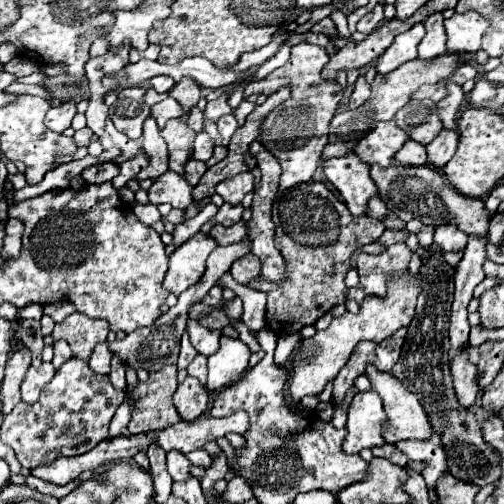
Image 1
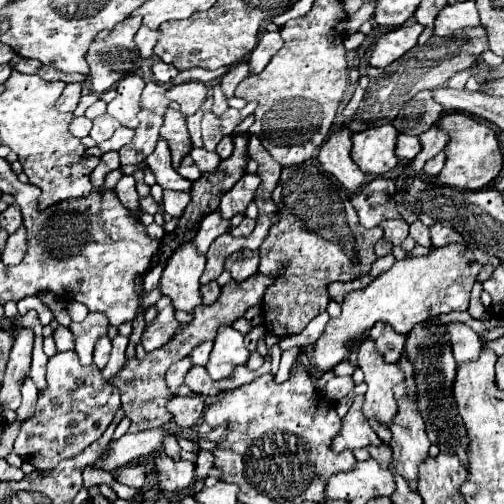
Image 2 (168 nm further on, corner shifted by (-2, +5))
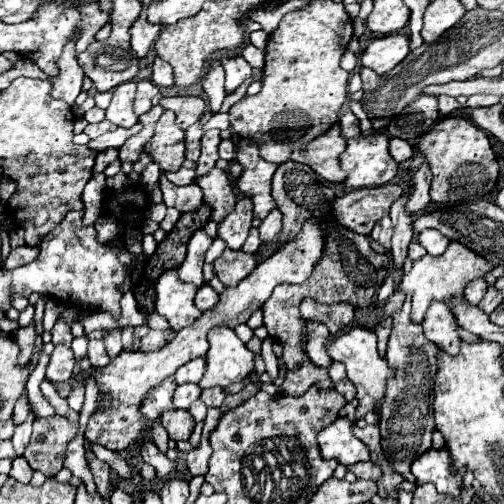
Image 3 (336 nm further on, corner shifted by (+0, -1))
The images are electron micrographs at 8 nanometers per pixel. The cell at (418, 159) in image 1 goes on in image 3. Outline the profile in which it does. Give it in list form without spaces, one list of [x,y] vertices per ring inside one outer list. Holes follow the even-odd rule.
[[[392,138],[392,140],[390,140],[390,156],[392,156],[398,164],[404,164],[404,162],[408,162],[408,160],[414,156],[414,148],[412,148],[406,140]]]

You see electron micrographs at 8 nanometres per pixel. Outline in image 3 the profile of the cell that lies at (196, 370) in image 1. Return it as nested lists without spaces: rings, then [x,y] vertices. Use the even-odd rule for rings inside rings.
[[[180,384],[176,388],[176,394],[174,394],[174,408],[182,408],[182,410],[188,410],[188,406],[200,398],[202,394],[202,388],[198,384]]]

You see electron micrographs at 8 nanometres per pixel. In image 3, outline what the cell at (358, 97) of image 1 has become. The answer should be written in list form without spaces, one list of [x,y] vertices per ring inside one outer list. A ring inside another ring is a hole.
[[[350,110],[340,116],[340,128],[342,128],[344,138],[358,138],[360,136],[360,122]]]

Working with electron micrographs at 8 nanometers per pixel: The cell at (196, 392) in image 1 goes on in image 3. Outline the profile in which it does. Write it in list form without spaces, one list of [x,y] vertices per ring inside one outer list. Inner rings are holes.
[[[168,410],[160,416],[162,426],[166,428],[168,436],[172,440],[188,440],[194,430],[194,418],[188,410]]]

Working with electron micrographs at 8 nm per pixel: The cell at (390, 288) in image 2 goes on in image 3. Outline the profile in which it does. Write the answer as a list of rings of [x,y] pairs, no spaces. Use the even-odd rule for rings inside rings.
[[[452,242],[444,254],[440,254],[440,256],[426,254],[420,260],[416,260],[412,270],[402,276],[402,282],[398,284],[394,294],[388,298],[388,302],[384,306],[374,308],[376,318],[392,318],[396,312],[402,310],[404,298],[410,294],[412,296],[412,316],[410,318],[412,318],[412,322],[420,324],[424,320],[424,314],[426,314],[428,306],[432,304],[432,300],[438,300],[438,302],[444,302],[444,304],[448,300],[462,300],[464,286],[474,278],[484,278],[492,268],[494,266],[490,262],[482,260],[482,256],[466,250],[458,242]]]

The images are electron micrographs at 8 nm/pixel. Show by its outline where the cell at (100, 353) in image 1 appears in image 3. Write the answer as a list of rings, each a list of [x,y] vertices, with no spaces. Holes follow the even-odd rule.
[[[90,340],[90,344],[88,344],[88,360],[90,360],[90,364],[94,368],[102,368],[102,366],[106,366],[110,362],[102,340]]]

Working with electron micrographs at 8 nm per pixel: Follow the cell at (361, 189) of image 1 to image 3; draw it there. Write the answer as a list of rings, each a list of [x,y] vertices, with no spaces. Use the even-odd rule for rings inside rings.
[[[334,124],[326,136],[320,136],[310,144],[310,148],[298,148],[294,150],[294,156],[290,156],[294,162],[308,164],[316,174],[330,182],[344,184],[346,172],[340,168],[340,154],[346,150],[346,140],[340,132],[340,126]]]

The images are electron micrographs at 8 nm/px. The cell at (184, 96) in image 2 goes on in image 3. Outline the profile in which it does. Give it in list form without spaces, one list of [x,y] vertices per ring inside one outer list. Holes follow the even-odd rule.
[[[162,96],[160,106],[172,110],[176,114],[176,124],[184,130],[198,122],[206,110],[206,102],[200,96]]]

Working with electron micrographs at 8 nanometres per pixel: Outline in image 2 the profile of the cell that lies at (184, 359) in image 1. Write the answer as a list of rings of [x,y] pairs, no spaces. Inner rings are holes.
[[[184,358],[184,360],[180,360],[180,362],[176,362],[176,364],[172,364],[172,366],[168,368],[168,372],[166,372],[166,384],[168,384],[170,396],[176,396],[176,394],[178,394],[178,388],[182,386],[184,376],[186,376],[186,372],[188,372],[190,368],[192,368],[190,358]]]

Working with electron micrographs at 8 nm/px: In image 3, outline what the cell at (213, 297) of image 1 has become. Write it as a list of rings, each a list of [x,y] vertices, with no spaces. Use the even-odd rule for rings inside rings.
[[[202,284],[202,286],[198,288],[198,292],[196,292],[196,300],[194,300],[194,304],[196,304],[202,312],[204,312],[204,310],[210,310],[210,308],[214,308],[214,306],[218,304],[218,294],[214,292],[212,286]]]

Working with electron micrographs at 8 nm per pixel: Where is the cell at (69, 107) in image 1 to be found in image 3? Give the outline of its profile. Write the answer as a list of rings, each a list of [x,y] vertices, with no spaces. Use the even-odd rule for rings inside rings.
[[[66,44],[62,56],[58,58],[58,68],[60,74],[52,78],[52,96],[72,106],[82,90],[82,78],[84,78],[84,72],[74,56],[74,44]]]

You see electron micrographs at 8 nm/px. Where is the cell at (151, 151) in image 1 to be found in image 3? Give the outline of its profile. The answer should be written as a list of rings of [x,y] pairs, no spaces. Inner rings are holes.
[[[160,174],[160,190],[164,194],[164,204],[174,206],[180,212],[194,212],[202,204],[202,190],[196,184],[176,186],[164,174]]]

